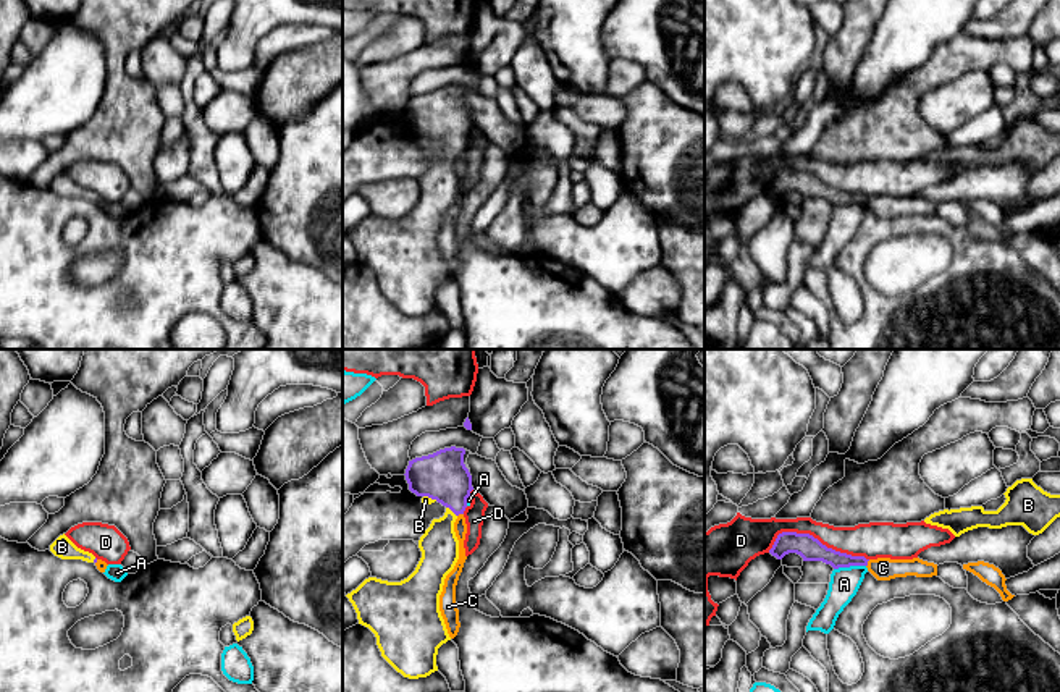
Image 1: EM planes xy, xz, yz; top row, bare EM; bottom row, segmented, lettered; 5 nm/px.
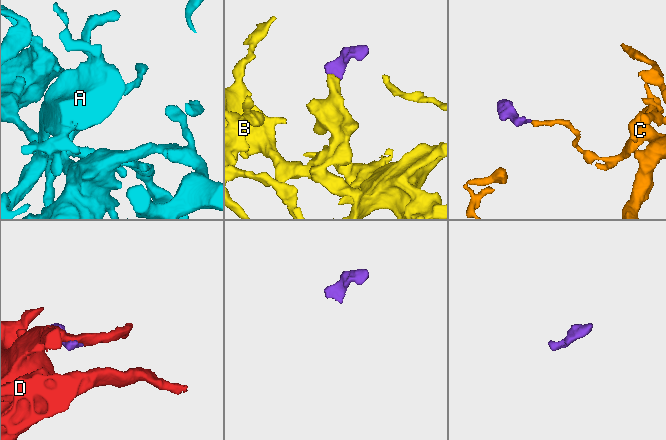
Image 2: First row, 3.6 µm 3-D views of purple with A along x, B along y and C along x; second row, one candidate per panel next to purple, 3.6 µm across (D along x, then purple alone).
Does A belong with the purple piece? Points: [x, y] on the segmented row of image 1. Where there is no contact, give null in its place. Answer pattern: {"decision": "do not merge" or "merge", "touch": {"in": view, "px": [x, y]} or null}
{"decision": "do not merge", "touch": {"in": "yz", "px": [849, 566]}}

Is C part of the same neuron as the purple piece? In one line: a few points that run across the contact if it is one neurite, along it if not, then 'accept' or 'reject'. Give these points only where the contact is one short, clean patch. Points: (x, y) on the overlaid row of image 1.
line yz (870, 560), (866, 566); reject

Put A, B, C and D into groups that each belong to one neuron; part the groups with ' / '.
A / B / C / D

